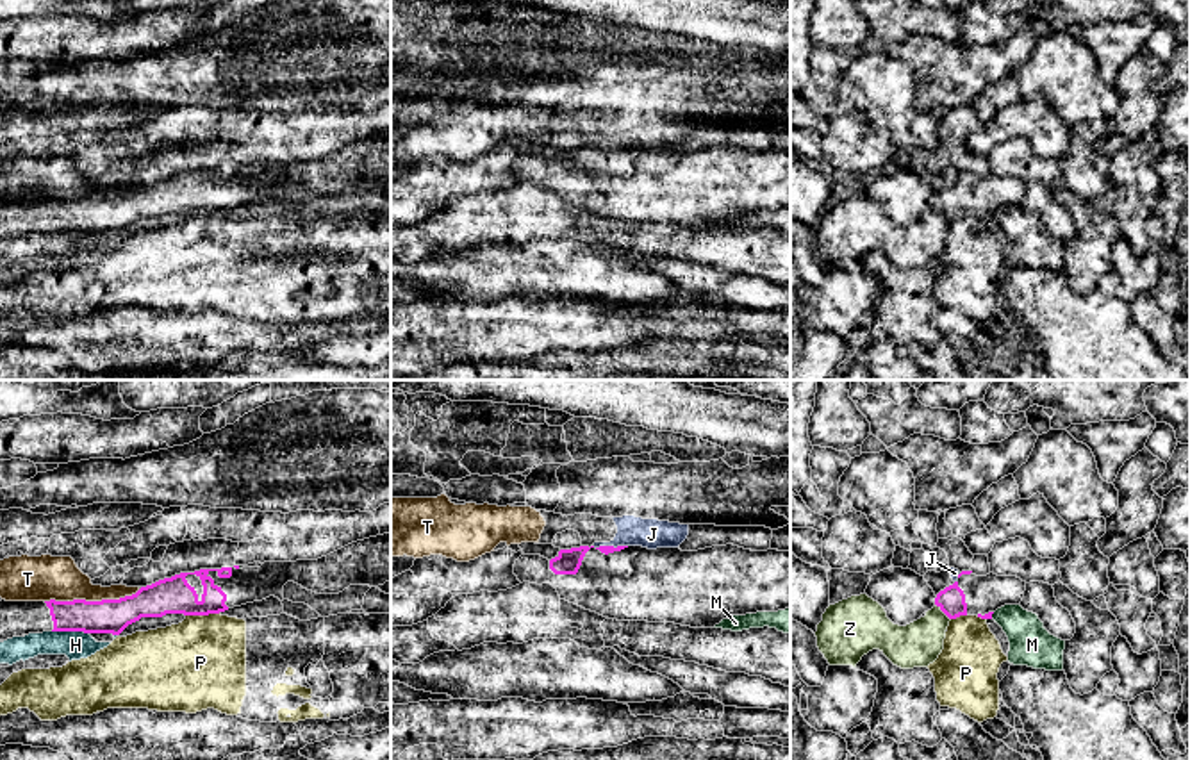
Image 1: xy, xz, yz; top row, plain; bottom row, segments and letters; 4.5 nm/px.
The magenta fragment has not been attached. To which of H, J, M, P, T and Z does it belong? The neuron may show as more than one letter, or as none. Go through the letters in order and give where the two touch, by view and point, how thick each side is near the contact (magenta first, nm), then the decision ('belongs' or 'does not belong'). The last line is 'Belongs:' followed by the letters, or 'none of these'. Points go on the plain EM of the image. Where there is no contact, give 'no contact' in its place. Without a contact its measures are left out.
H: xy (70, 231) | 160/130 nm | does not belong
J: xz (609, 147) | 40/140 nm | does not belong
M: yz (991, 216) | 30/190 nm | does not belong
P: xy (202, 214) | 160/400 nm | does not belong
T: xy (91, 202) | 160/200 nm | does not belong
Z: yz (942, 211) | 120/200 nm | does not belong
Belongs: none of these

